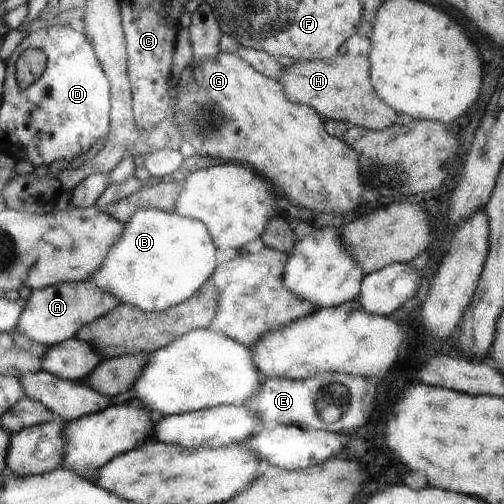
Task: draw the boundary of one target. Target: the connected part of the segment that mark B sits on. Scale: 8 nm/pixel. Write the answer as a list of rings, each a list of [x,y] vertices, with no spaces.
[[[139,209],[123,226],[110,258],[106,258],[106,266],[92,278],[100,290],[114,294],[121,304],[161,313],[193,297],[216,266],[216,242],[209,228],[197,219],[157,209]]]

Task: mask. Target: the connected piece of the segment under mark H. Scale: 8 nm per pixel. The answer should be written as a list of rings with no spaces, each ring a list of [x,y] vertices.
[[[338,56],[332,60],[298,60],[288,70],[288,74],[282,76],[282,86],[286,86],[284,92],[290,98],[294,98],[294,102],[314,106],[314,110],[318,110],[322,118],[334,118],[372,130],[384,130],[396,120],[394,110],[382,104],[382,100],[374,94],[368,80],[368,60],[364,56]]]

